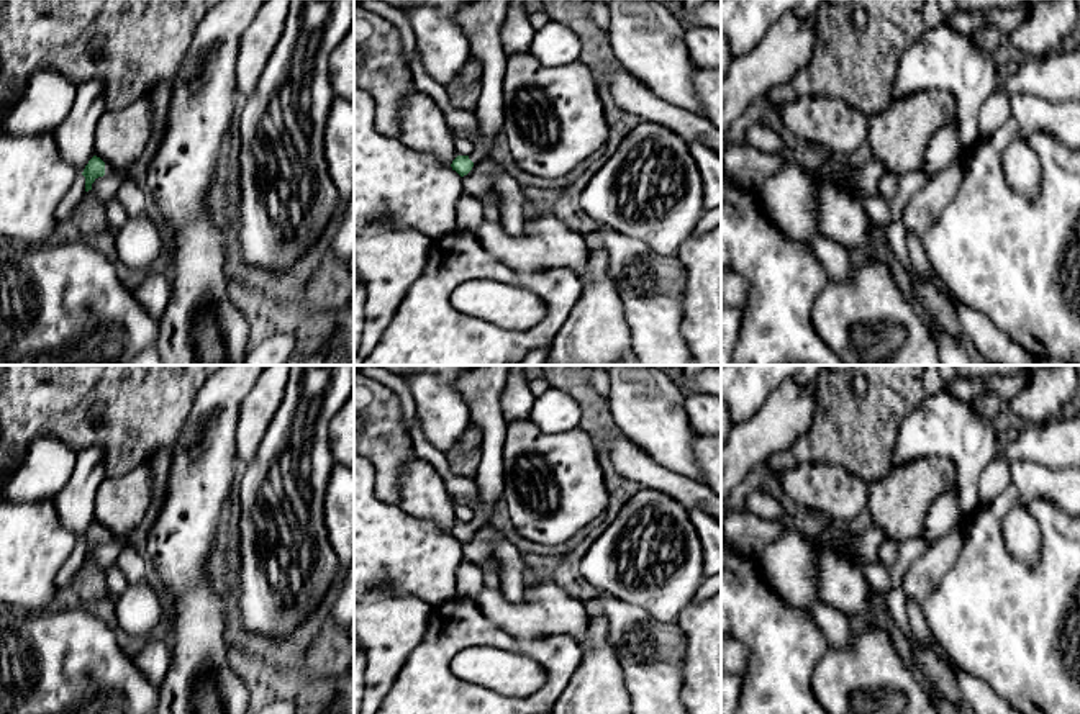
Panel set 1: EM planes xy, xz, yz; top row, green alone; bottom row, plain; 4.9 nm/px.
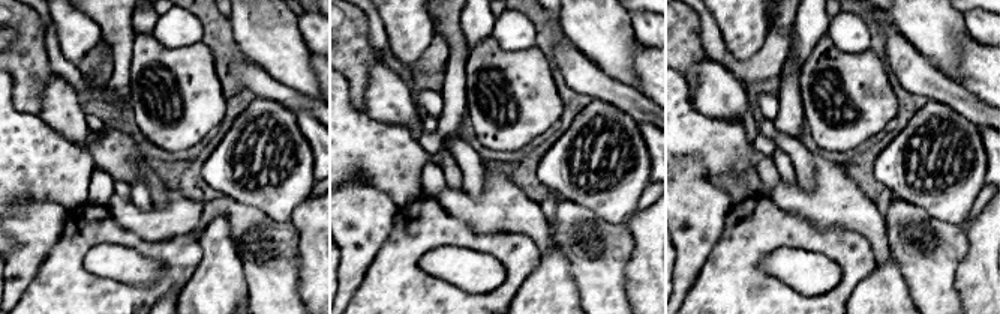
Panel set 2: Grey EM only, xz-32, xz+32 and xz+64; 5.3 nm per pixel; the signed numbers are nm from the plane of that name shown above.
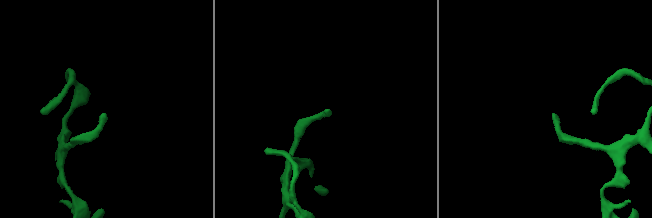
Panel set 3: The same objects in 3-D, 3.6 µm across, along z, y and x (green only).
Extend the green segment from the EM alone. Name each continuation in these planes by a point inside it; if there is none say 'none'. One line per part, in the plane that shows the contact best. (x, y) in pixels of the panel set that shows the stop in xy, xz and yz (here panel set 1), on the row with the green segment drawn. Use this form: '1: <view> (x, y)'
1: xy (130, 195)

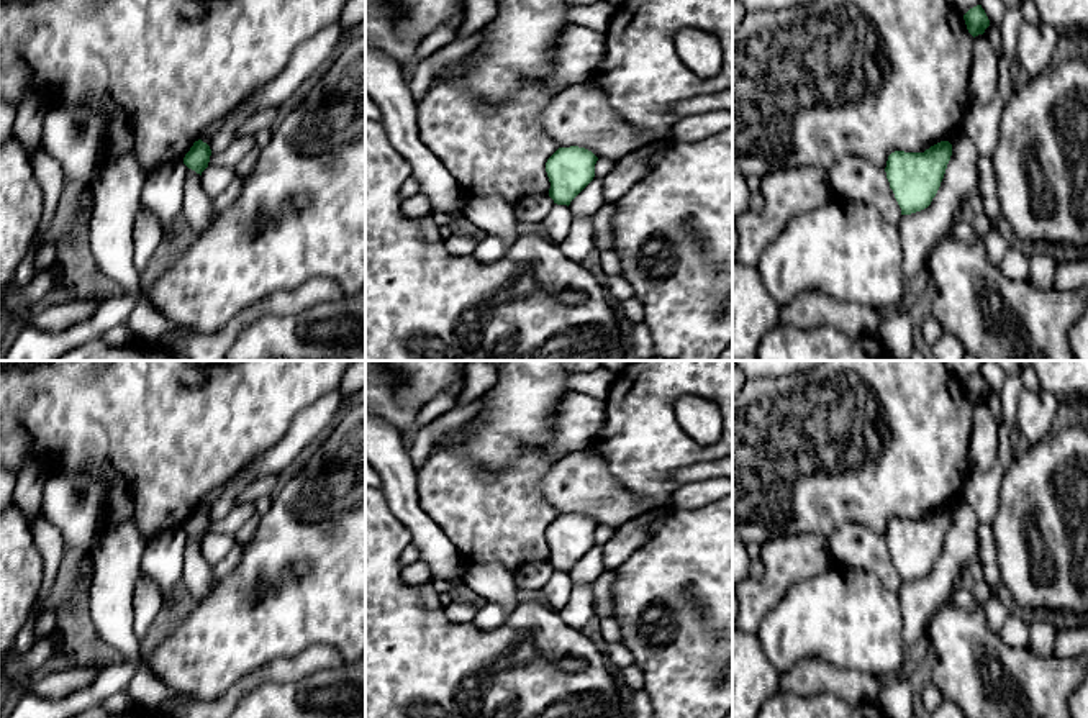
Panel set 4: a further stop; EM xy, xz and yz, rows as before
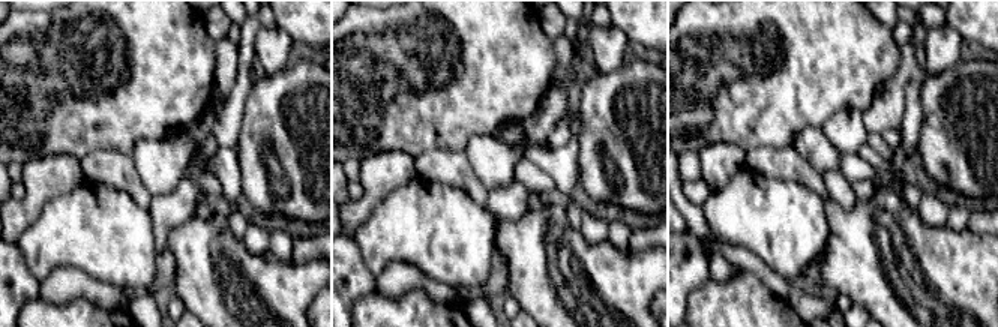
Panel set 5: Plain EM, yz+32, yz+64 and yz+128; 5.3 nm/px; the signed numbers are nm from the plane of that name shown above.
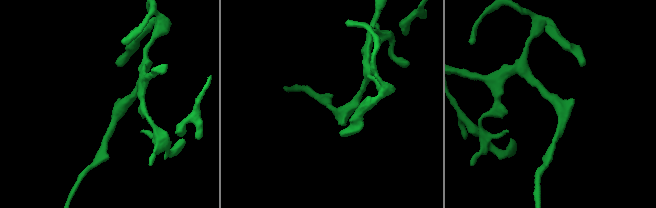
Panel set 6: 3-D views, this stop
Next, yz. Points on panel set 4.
none

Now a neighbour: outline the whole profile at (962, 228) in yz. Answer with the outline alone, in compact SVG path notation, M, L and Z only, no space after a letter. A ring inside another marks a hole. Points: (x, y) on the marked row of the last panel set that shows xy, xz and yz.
M959 213L952 223L952 233L963 243L973 244L977 241L977 233L973 229L972 220L967 213Z

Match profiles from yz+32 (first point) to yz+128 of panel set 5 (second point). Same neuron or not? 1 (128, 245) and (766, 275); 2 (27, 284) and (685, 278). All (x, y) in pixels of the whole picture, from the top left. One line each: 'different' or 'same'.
1: different
2: same

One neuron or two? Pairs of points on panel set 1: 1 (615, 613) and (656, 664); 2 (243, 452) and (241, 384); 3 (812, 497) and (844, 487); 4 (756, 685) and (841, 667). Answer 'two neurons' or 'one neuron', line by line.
1: one neuron
2: two neurons
3: one neuron
4: two neurons

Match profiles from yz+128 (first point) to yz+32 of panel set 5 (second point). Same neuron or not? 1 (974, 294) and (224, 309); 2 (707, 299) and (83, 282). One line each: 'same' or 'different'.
1: same
2: different

